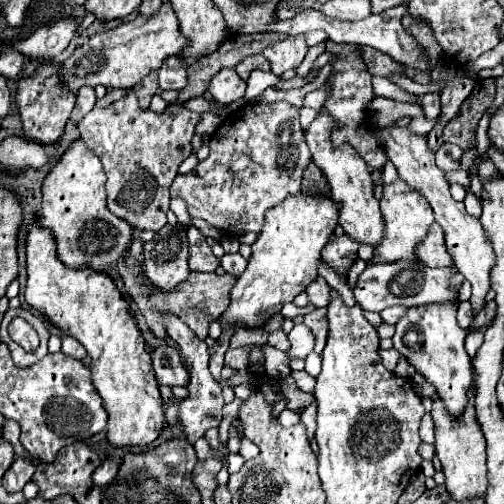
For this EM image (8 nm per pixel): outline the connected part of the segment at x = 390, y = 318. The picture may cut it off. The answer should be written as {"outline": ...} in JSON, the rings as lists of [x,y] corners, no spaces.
{"outline":[[[397,305],[397,307],[387,307],[387,309],[383,309],[379,315],[383,317],[383,321],[385,321],[385,323],[391,323],[391,325],[395,325],[395,323],[399,321],[399,317],[401,317],[405,311],[407,311],[405,307]]]}

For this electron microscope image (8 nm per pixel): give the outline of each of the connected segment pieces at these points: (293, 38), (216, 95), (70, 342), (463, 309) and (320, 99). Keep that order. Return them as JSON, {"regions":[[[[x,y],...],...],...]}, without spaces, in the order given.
{"regions":[[[[289,35],[287,39],[269,45],[263,55],[269,59],[271,71],[275,75],[281,75],[289,69],[297,69],[305,59],[307,49],[309,47],[305,43],[305,35]]],[[[223,69],[211,79],[209,93],[219,103],[233,103],[245,95],[245,87],[245,81],[237,77],[235,69]]],[[[63,337],[63,349],[61,349],[65,355],[71,355],[75,359],[85,359],[87,357],[87,351],[75,341],[75,337]]],[[[469,301],[459,303],[459,313],[457,313],[457,323],[461,325],[461,329],[469,329],[469,325],[473,323],[473,309]]],[[[326,83],[319,89],[307,94],[304,98],[304,106],[320,111],[329,93],[329,84]]]]}

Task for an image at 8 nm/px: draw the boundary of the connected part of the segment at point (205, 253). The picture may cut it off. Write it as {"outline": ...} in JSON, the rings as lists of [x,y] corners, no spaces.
{"outline":[[[189,227],[187,231],[189,239],[189,269],[191,271],[205,271],[211,273],[217,269],[217,257],[211,253],[209,243],[201,235],[197,227]]]}

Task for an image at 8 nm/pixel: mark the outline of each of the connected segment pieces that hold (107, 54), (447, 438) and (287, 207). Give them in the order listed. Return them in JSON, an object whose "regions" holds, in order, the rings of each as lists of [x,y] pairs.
{"regions":[[[[163,3],[153,17],[137,15],[133,21],[125,21],[111,31],[101,31],[93,35],[85,45],[79,45],[75,53],[63,63],[61,77],[65,79],[71,91],[79,91],[85,85],[105,85],[123,89],[133,87],[143,77],[147,77],[149,71],[161,69],[167,57],[183,59],[185,45],[189,45],[189,41],[179,31],[179,21],[171,3]]],[[[469,387],[469,405],[465,405],[463,417],[451,417],[449,411],[441,405],[441,399],[433,397],[431,417],[435,423],[435,449],[441,459],[445,473],[445,487],[449,495],[457,501],[471,499],[477,495],[485,495],[487,491],[487,467],[485,467],[485,437],[475,419],[473,409],[473,387]]],[[[295,193],[289,195],[281,205],[275,205],[265,213],[265,225],[251,245],[253,255],[247,269],[231,289],[231,305],[219,317],[221,327],[245,323],[247,329],[261,327],[271,315],[279,313],[281,307],[295,299],[297,293],[305,291],[307,285],[317,277],[319,253],[331,239],[337,227],[339,205],[327,195]]]]}

